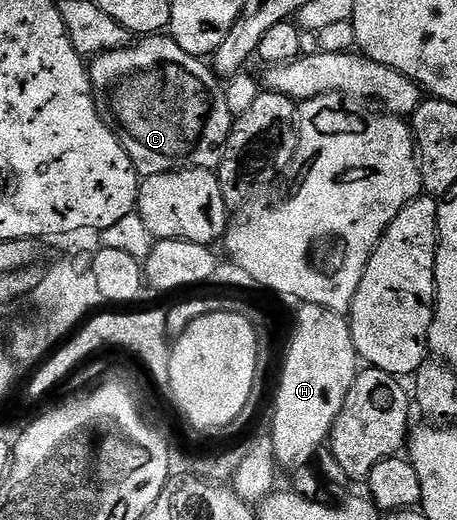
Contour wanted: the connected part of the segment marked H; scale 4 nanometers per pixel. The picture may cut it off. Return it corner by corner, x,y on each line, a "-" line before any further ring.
303,305
300,310
299,318
295,321
295,334
291,337
291,346
287,349
287,358
283,361
279,390
275,393
275,418
269,426
275,459
280,466
310,462
310,457
316,452
315,457
328,444
333,423
337,415
341,415
341,407
349,395
349,387
353,387
355,374
361,369
361,358
355,351
351,326
346,316
320,305

